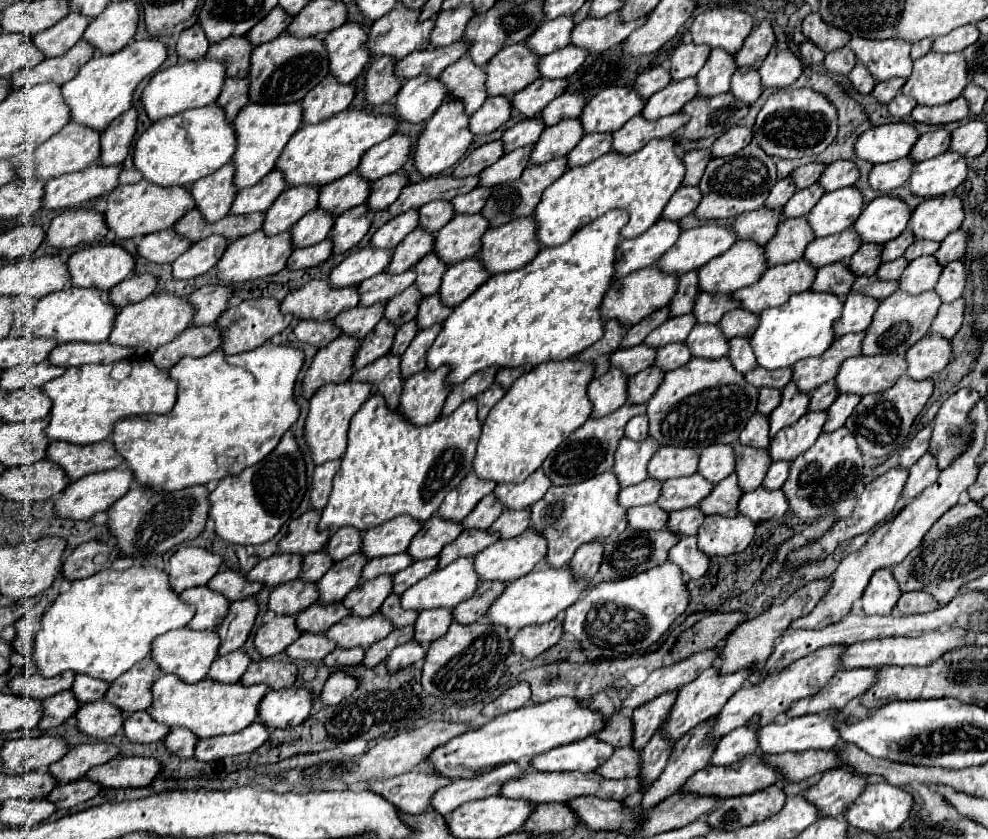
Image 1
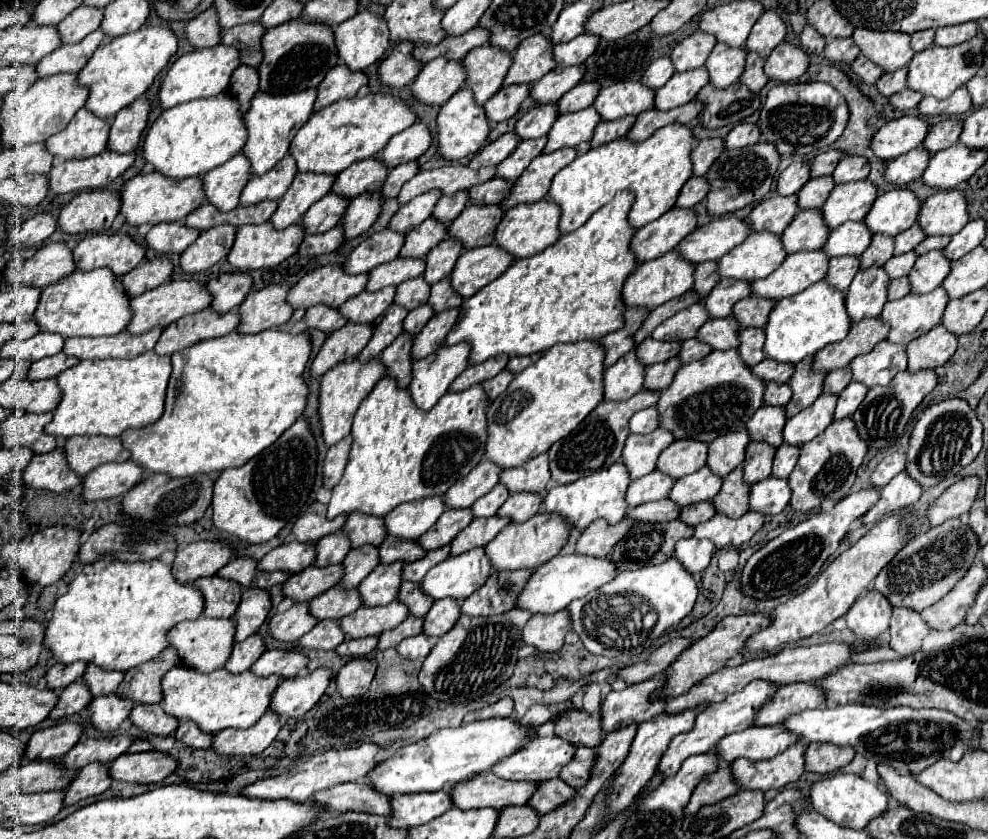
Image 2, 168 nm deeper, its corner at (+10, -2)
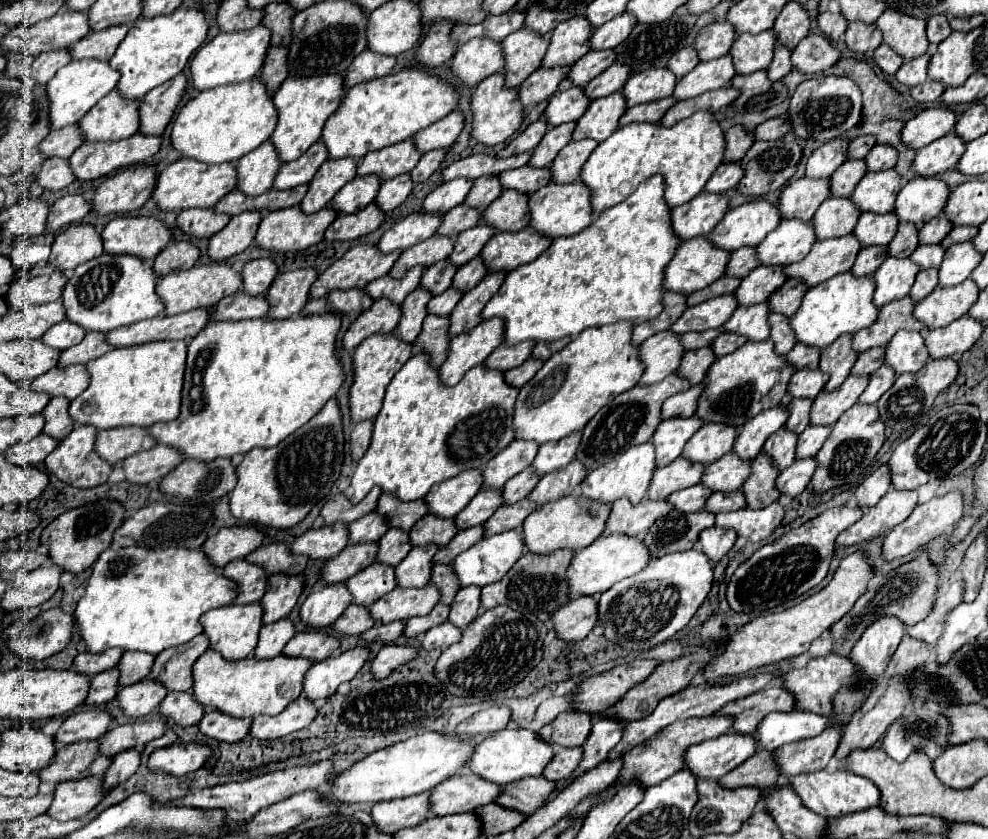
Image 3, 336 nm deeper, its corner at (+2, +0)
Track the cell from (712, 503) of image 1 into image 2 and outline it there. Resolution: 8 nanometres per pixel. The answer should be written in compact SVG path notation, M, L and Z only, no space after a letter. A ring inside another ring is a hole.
M734 469L730 475L724 477L722 489L716 497L710 499L716 513L728 517L742 517L748 511L748 491L750 485L742 481L742 469Z

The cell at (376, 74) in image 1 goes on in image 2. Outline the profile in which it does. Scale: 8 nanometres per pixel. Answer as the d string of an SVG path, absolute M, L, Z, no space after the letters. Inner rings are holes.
M398 43L378 67L378 83L384 87L406 87L420 71L420 63L412 59L412 45Z

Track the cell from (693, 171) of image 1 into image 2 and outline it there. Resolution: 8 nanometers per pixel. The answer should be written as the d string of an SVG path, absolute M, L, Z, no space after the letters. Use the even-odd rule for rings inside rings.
M704 139L704 141L700 141L690 153L692 177L702 177L722 151L724 151L722 139Z

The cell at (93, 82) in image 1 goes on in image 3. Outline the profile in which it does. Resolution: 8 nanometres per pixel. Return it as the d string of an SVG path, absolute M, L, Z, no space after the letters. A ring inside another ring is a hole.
M178 7L168 15L140 17L128 31L126 39L110 59L110 65L120 71L120 81L116 89L130 99L144 97L150 89L166 83L174 75L182 73L190 57L200 49L208 35L208 21L202 9Z

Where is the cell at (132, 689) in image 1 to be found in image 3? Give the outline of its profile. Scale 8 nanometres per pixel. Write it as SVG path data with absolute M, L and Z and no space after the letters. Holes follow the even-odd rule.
M200 633L198 637L194 637L190 643L182 647L166 649L156 657L148 677L162 681L168 691L188 691L194 681L190 675L194 659L198 659L198 655L208 651L208 647L210 643L206 635Z

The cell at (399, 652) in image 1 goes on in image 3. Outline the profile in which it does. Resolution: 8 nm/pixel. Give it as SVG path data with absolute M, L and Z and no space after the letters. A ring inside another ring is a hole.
M444 621L442 625L436 625L432 627L426 635L424 635L424 641L422 641L422 649L430 651L430 649L446 649L454 643L458 643L458 639L462 637L462 629L450 625L448 621Z

